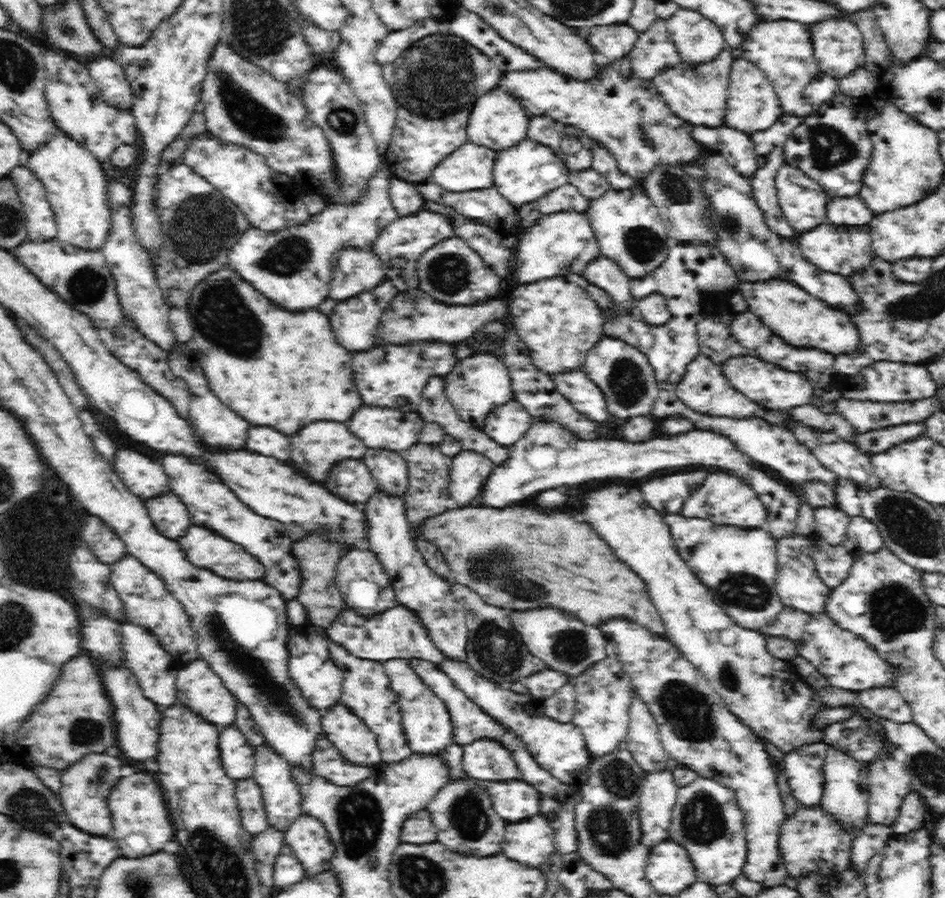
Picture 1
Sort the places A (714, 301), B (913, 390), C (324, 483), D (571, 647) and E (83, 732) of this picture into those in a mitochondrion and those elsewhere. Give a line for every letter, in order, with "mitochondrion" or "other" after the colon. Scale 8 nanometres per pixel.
A: other
B: other
C: other
D: mitochondrion
E: mitochondrion

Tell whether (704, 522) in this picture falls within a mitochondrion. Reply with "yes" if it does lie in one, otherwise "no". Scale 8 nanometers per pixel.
no

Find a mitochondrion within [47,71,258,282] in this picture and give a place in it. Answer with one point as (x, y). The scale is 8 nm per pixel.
(202, 225)

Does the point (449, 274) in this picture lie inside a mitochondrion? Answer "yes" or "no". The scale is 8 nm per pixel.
yes

